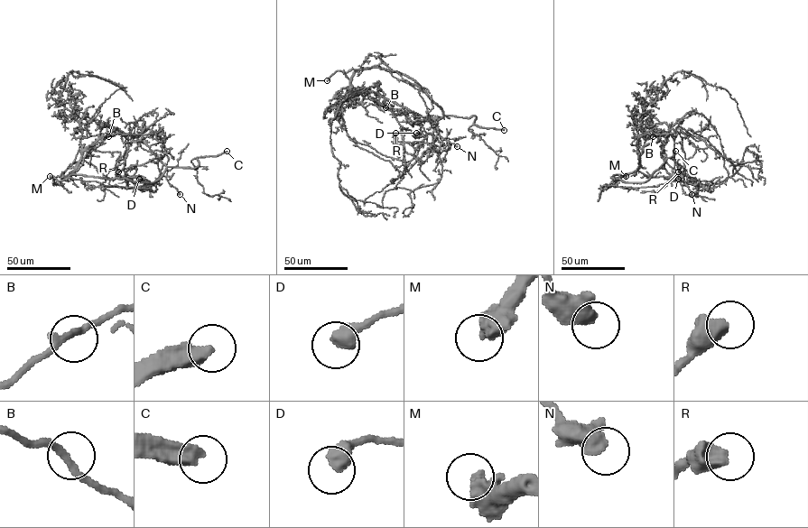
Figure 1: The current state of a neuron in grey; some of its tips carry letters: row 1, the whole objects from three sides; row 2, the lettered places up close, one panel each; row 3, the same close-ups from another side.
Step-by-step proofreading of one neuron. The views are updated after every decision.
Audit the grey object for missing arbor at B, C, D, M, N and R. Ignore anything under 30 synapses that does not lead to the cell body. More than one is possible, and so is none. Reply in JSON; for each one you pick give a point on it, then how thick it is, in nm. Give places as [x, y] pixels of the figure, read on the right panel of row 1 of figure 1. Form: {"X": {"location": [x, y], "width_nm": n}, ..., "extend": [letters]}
{"C": {"location": [675, 151], "width_nm": 480}, "M": {"location": [626, 176], "width_nm": 400}, "extend": ["C", "M"]}

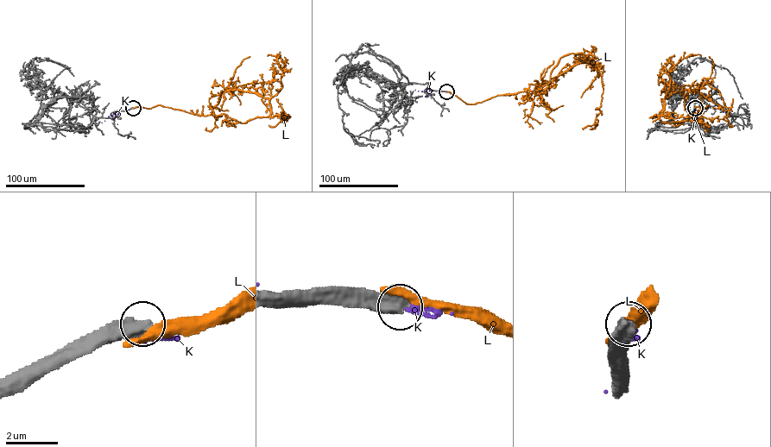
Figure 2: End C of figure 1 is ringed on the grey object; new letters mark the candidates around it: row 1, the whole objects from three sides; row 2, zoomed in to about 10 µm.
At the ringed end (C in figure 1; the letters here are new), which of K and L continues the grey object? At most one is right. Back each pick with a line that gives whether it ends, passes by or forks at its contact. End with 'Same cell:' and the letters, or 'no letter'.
Same cell: no letter

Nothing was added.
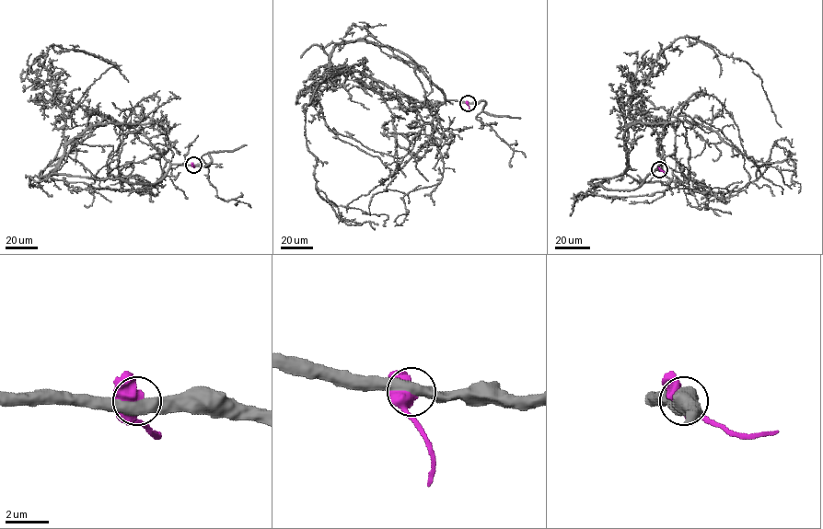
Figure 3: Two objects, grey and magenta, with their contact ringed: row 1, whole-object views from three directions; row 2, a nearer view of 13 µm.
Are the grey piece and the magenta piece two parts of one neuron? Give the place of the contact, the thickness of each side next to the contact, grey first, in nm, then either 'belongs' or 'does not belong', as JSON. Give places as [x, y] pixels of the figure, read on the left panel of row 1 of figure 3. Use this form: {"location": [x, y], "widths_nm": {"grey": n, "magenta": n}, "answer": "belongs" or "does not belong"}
{"location": [193, 165], "widths_nm": {"grey": 500, "magenta": 500}, "answer": "does not belong"}

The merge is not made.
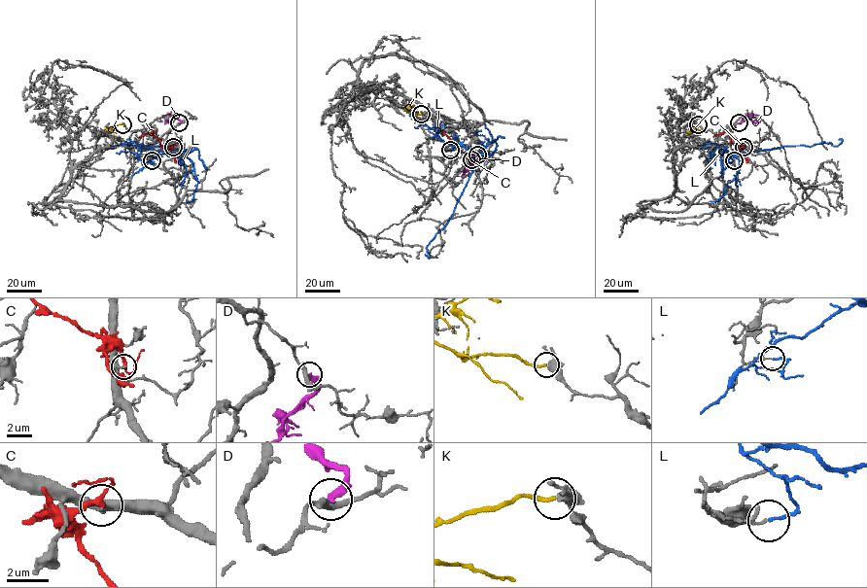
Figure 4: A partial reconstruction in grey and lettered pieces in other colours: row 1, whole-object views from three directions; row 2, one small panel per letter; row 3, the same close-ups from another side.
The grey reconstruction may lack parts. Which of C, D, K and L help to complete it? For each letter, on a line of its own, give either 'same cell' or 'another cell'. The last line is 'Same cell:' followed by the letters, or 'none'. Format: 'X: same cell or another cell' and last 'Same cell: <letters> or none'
C: another cell
D: another cell
K: another cell
L: another cell
Same cell: none

